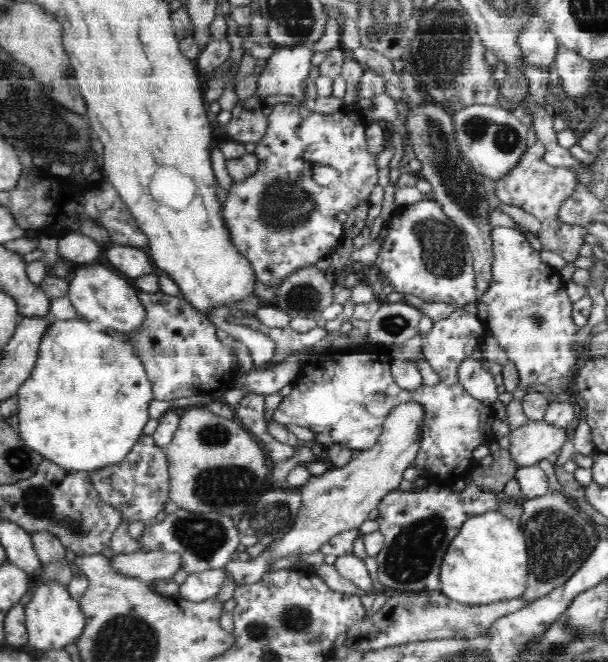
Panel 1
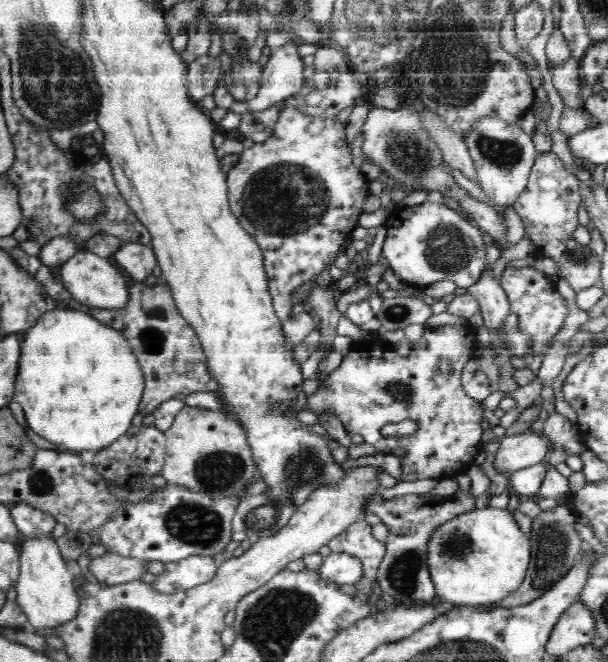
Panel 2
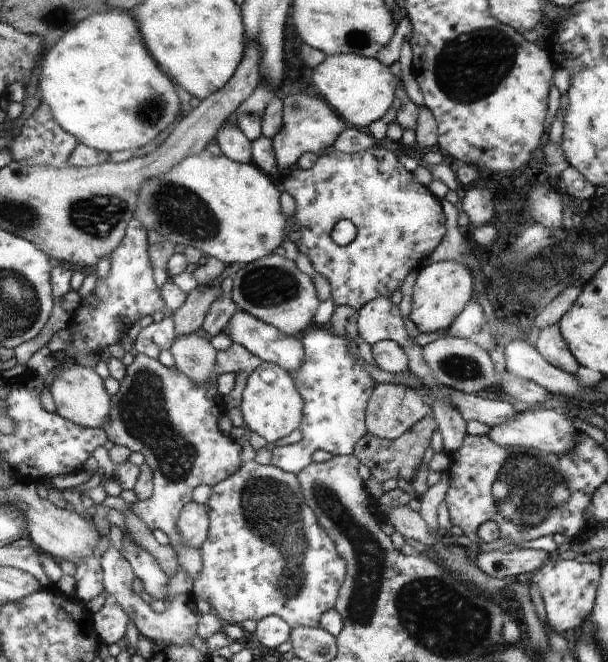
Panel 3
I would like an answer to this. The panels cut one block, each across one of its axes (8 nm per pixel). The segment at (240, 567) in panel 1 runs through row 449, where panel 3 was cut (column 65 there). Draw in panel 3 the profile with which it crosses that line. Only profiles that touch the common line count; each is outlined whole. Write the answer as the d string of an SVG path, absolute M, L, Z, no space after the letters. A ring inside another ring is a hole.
M78 363L61 364L59 369L52 375L53 381L50 382L50 392L56 406L56 413L62 418L72 422L78 422L78 426L90 428L101 428L109 420L110 396L106 394L102 378L94 372L95 368L83 367Z

